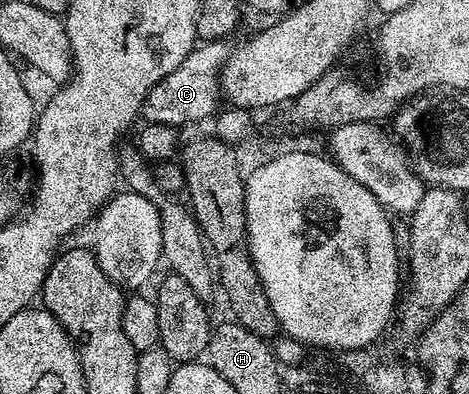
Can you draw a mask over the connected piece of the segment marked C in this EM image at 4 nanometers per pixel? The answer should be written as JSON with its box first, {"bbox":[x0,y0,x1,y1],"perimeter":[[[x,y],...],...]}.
{"bbox":[141,41,228,127],"perimeter":[[[208,41],[199,44],[186,56],[184,63],[176,67],[176,71],[169,73],[148,95],[142,104],[141,116],[149,123],[183,127],[193,121],[202,121],[220,102],[220,86],[218,75],[222,71],[222,64],[228,56],[226,41]]]}

